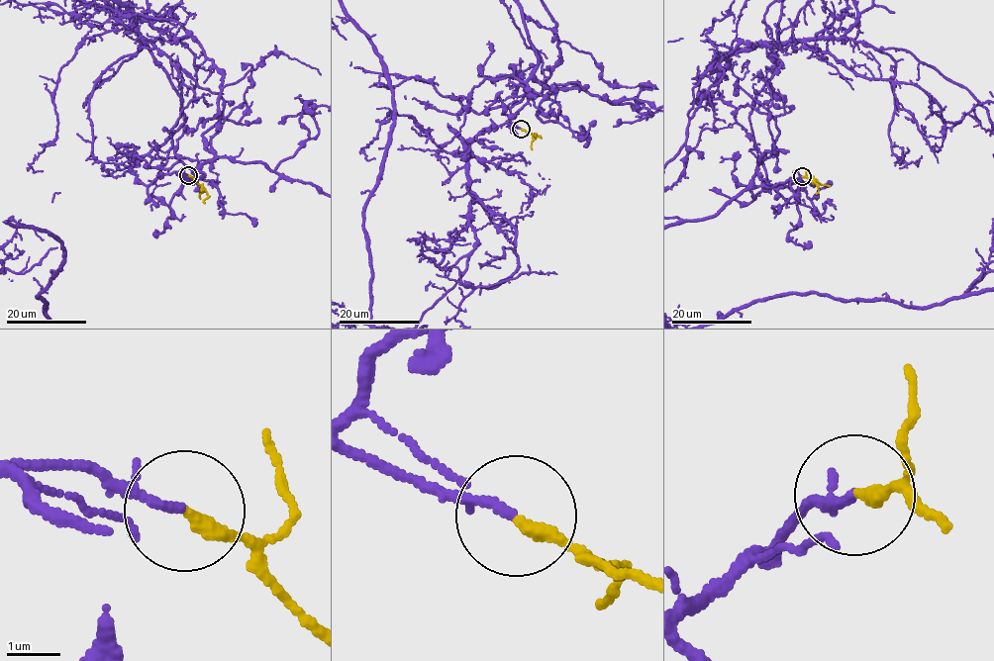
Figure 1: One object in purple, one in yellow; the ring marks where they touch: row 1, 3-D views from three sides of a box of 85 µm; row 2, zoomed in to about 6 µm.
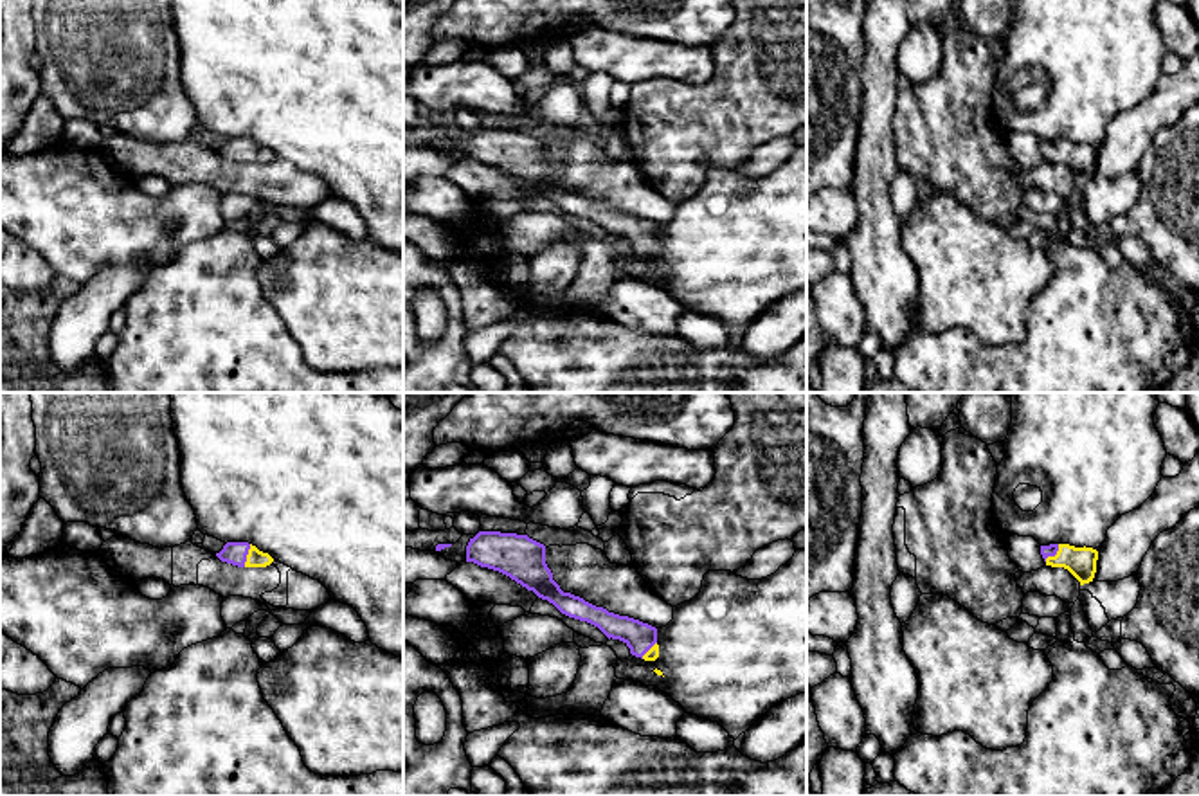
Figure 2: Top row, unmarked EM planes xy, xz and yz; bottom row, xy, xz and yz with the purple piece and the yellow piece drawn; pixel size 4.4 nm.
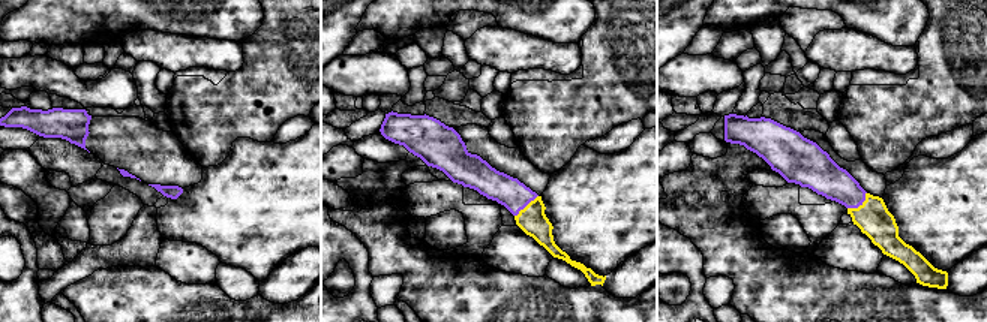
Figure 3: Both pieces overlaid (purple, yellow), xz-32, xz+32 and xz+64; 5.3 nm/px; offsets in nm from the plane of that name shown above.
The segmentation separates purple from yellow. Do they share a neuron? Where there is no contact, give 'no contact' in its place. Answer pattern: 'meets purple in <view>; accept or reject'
meets purple in xy; accept

